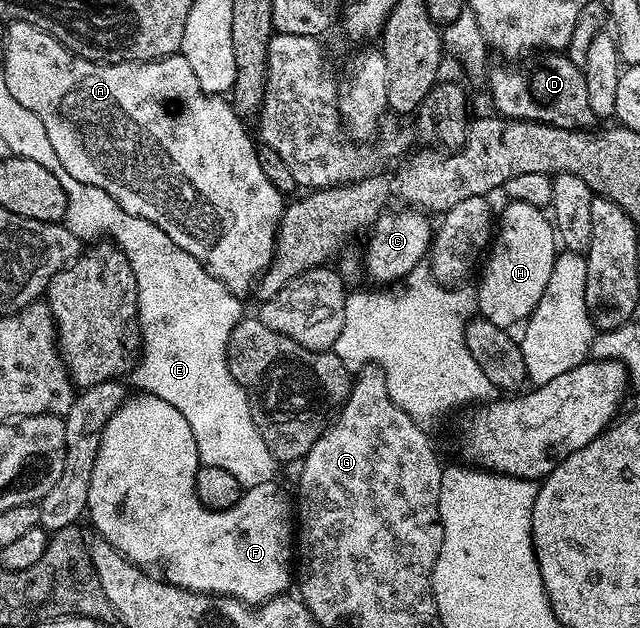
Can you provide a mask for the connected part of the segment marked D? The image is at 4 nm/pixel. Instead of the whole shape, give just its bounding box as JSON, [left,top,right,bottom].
[488,51,595,130]

